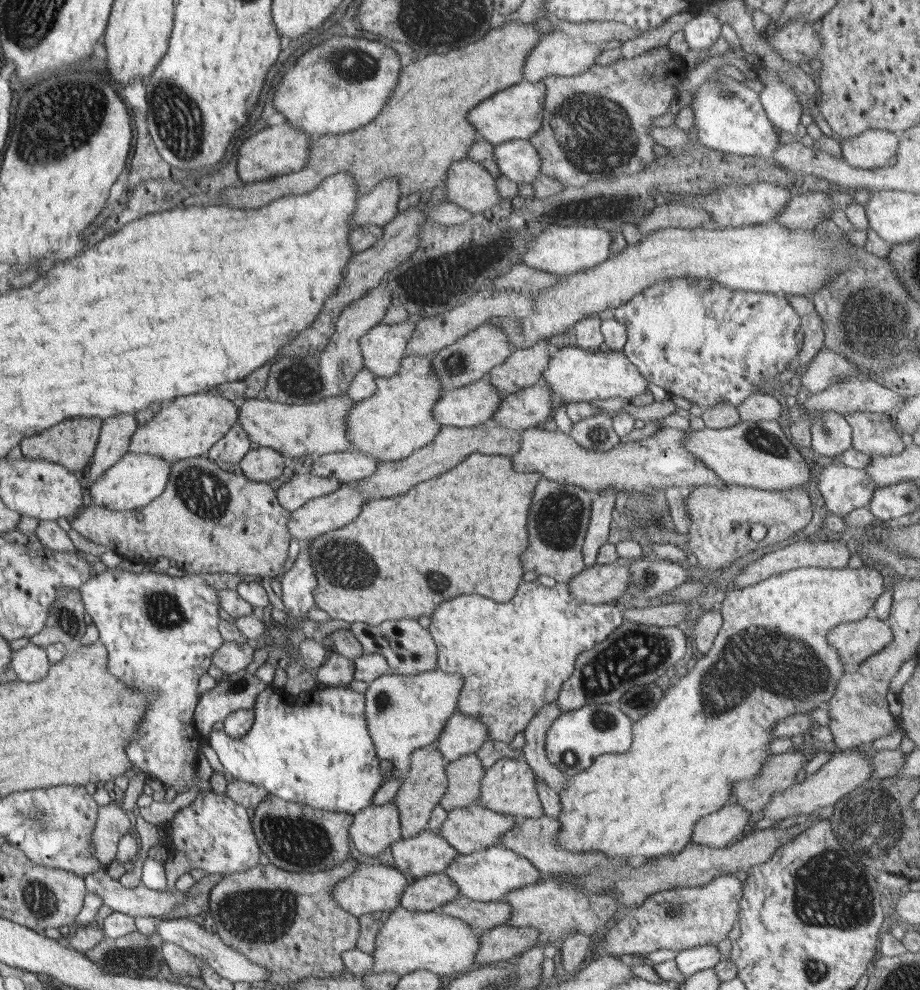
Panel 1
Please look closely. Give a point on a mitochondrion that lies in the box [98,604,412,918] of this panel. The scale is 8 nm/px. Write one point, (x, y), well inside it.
(301, 842)

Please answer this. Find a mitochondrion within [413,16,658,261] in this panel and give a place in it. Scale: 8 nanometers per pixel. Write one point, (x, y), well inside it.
(595, 133)

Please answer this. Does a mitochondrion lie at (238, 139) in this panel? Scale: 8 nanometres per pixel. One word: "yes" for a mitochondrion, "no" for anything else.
no

